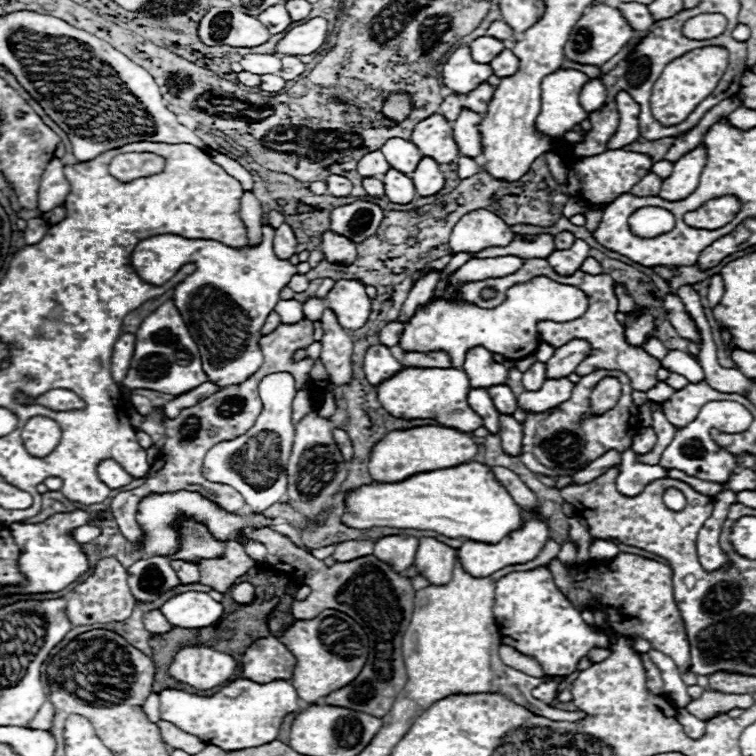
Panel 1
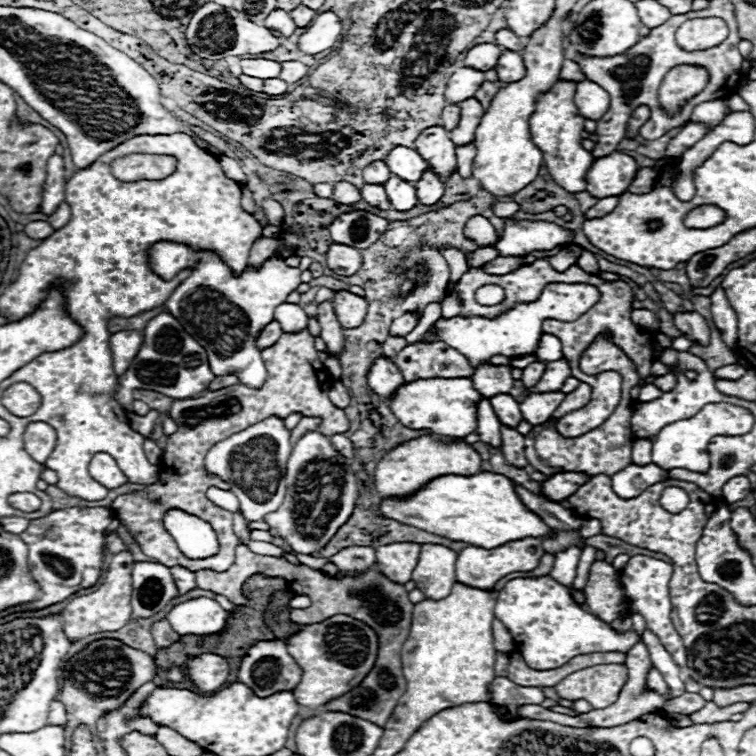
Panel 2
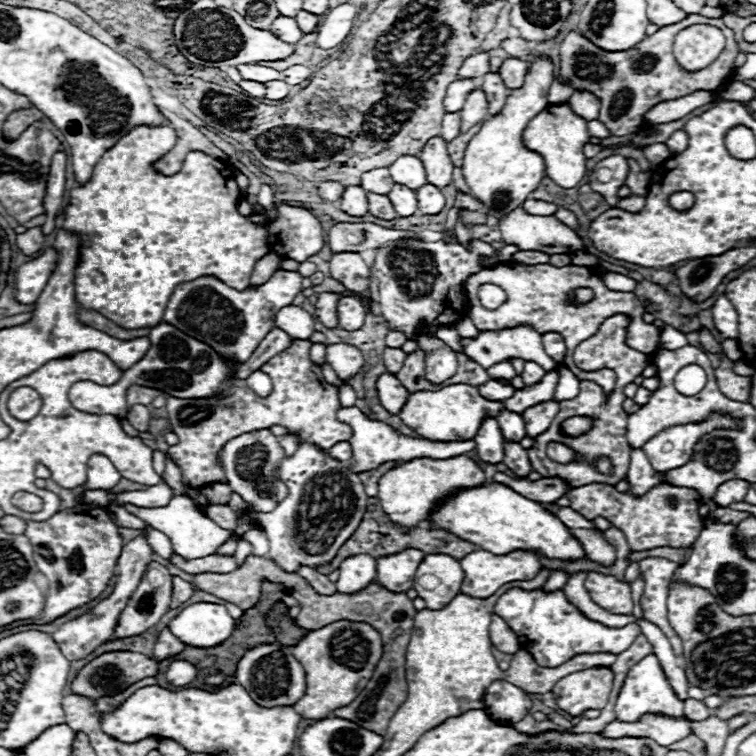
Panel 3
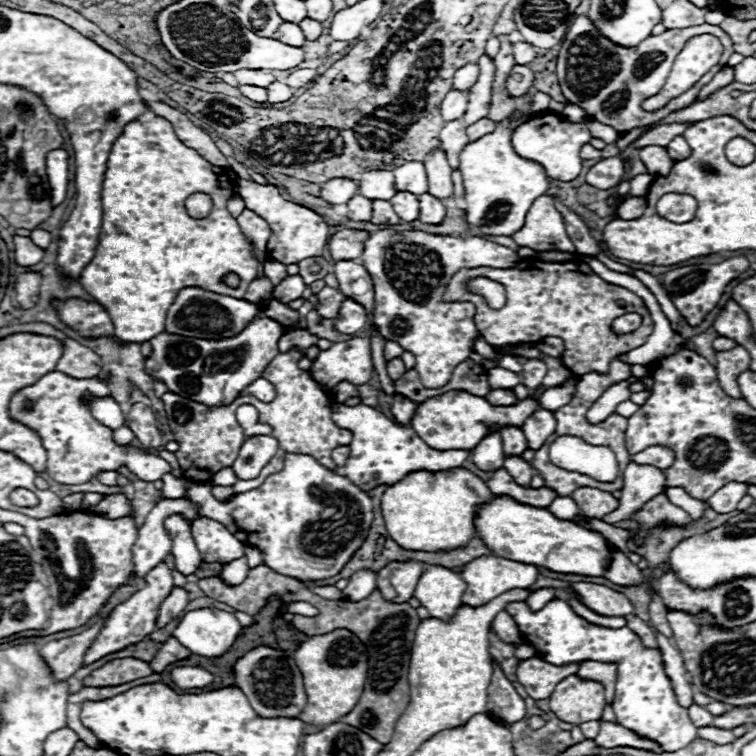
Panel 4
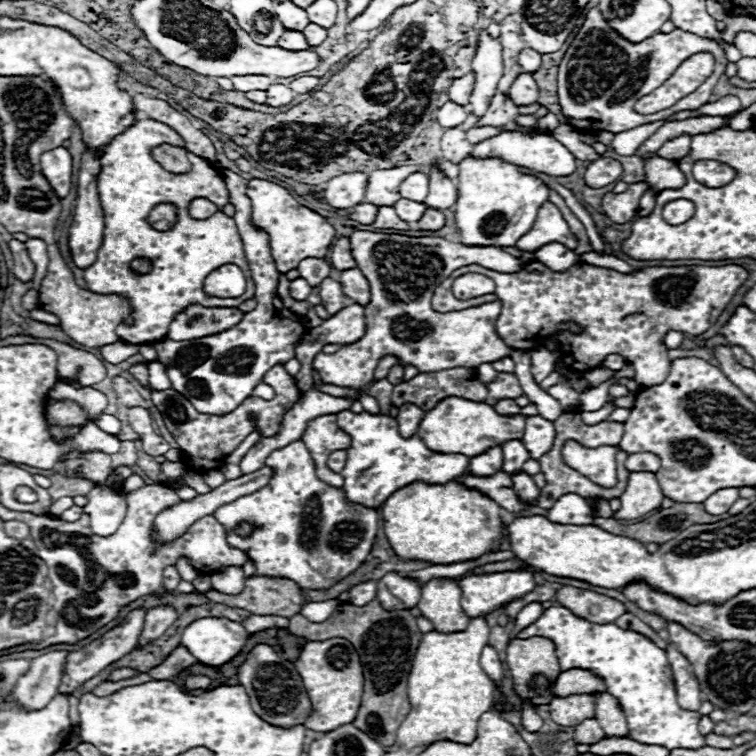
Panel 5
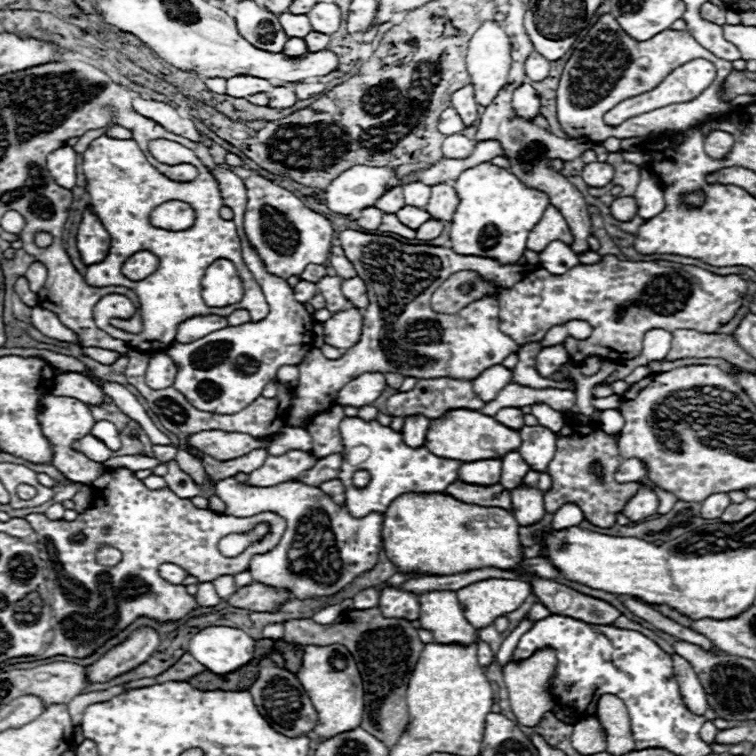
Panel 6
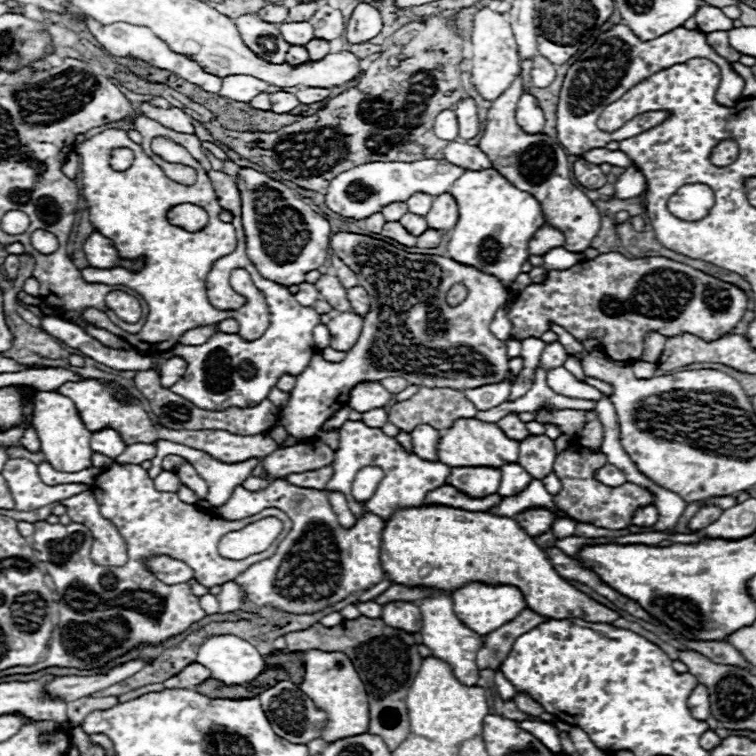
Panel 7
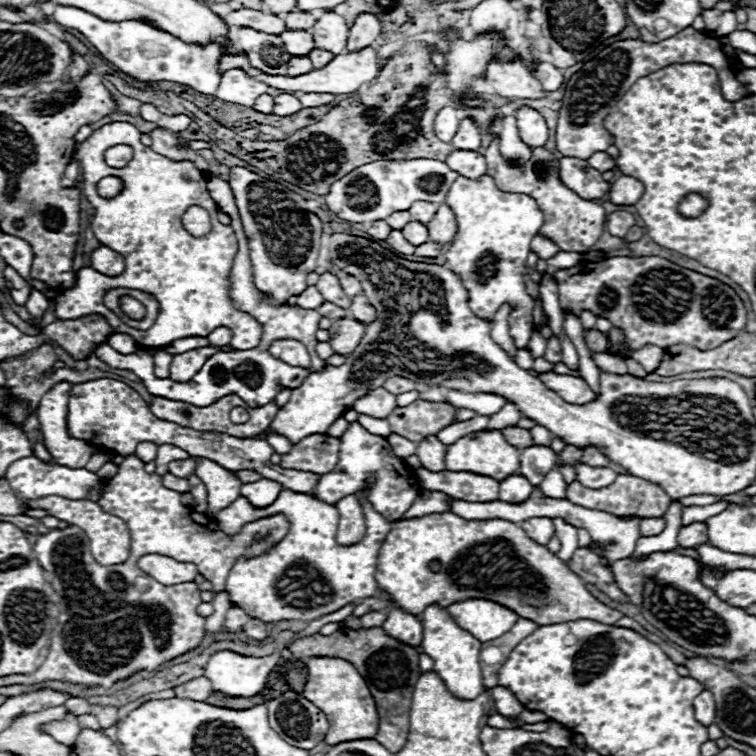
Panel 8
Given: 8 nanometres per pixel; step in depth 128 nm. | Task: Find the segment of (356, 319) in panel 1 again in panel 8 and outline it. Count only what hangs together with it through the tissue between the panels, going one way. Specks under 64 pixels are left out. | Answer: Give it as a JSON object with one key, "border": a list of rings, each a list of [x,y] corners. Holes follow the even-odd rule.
{"border":[[[342,318],[342,320],[332,322],[328,332],[330,332],[330,340],[328,342],[334,348],[334,352],[348,356],[360,344],[366,328],[354,318]]]}

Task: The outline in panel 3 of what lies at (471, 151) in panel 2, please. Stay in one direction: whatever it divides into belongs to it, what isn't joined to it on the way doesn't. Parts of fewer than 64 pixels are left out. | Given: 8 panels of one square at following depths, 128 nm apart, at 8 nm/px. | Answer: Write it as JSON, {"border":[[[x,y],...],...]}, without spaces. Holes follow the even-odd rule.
{"border":[[[478,124],[478,126],[474,126],[474,128],[470,128],[470,132],[460,134],[456,140],[452,140],[452,142],[448,144],[448,152],[450,152],[450,158],[452,158],[452,164],[454,164],[454,166],[462,166],[462,158],[464,158],[466,144],[470,142],[470,138],[472,138],[474,134],[478,134],[478,130],[480,130],[480,128],[482,128],[482,124]]]}

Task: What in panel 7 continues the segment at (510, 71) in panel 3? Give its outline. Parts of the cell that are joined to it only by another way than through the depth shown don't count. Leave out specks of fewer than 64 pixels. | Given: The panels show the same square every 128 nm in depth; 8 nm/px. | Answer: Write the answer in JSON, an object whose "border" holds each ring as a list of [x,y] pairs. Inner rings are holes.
{"border":[[[522,94],[516,104],[516,120],[524,132],[542,132],[544,114],[538,100],[530,94]]]}

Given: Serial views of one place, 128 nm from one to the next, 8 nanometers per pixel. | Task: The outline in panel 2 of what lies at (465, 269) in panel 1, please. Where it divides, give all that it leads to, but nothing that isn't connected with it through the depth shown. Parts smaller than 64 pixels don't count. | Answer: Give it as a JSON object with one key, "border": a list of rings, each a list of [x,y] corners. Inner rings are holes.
{"border":[[[498,256],[492,262],[488,262],[484,266],[484,270],[490,274],[506,274],[514,268],[520,268],[522,264],[524,264],[524,260],[520,256]]]}

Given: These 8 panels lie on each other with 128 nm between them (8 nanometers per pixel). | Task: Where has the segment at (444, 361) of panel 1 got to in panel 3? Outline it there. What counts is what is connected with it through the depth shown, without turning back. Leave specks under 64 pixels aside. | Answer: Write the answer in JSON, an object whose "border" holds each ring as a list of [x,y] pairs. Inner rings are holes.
{"border":[[[416,350],[412,354],[406,356],[402,372],[398,372],[398,380],[400,384],[408,390],[408,392],[420,392],[420,390],[438,390],[436,384],[430,384],[424,378],[424,352]],[[460,354],[458,356],[458,370],[448,380],[448,384],[474,384],[478,388],[486,380],[488,380],[488,372],[480,364],[476,364],[474,360],[470,360],[466,354]]]}

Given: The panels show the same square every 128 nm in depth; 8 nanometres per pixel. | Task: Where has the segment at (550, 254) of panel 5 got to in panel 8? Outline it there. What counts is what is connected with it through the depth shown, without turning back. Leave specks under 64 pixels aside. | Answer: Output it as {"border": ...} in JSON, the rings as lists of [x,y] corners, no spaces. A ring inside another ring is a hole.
{"border":[[[558,252],[558,256],[548,260],[548,270],[546,272],[554,274],[554,272],[558,272],[562,268],[576,266],[580,260],[582,260],[582,254],[578,254],[578,252]]]}

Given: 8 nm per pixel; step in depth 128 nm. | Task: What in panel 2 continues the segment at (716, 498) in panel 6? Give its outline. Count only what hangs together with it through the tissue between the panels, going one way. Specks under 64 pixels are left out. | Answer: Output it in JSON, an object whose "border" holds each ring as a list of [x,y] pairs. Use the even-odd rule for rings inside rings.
{"border":[[[736,476],[732,480],[728,480],[726,486],[722,486],[722,498],[732,504],[738,502],[742,498],[746,498],[750,494],[750,480],[746,476]]]}

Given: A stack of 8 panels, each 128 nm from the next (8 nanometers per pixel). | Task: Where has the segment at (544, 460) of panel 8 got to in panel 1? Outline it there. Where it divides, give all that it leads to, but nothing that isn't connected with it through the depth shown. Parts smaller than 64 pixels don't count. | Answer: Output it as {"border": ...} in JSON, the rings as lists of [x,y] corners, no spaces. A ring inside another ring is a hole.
{"border":[[[568,378],[560,380],[544,380],[542,388],[538,392],[522,392],[518,396],[518,406],[528,412],[548,412],[550,408],[556,408],[558,404],[566,402],[572,394],[574,384]]]}

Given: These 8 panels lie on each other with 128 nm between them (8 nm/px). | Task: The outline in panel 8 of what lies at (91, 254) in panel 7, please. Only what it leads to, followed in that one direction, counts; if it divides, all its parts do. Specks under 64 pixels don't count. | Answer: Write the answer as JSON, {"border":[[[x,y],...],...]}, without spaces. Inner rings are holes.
{"border":[[[100,246],[92,252],[92,268],[106,276],[120,276],[124,272],[124,258],[118,252]]]}

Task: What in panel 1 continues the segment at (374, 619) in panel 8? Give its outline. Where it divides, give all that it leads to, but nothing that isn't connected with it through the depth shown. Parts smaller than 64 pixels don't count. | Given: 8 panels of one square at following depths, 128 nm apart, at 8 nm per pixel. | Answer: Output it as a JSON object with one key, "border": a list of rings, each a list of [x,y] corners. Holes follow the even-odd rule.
{"border":[[[348,540],[336,546],[332,558],[336,562],[346,562],[346,560],[356,560],[362,556],[370,556],[374,552],[374,542],[372,540]]]}

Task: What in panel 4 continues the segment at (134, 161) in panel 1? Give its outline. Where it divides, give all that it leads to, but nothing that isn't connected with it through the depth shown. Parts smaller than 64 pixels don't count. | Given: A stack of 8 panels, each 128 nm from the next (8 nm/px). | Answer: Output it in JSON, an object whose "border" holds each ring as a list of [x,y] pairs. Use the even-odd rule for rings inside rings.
{"border":[[[146,102],[146,106],[156,114],[162,116],[166,120],[170,120],[170,124],[174,126],[176,136],[188,146],[194,148],[202,158],[210,160],[210,164],[214,166],[222,166],[228,168],[228,162],[224,158],[224,154],[216,148],[216,144],[212,142],[212,138],[198,126],[194,126],[182,112],[178,112],[176,108],[164,104],[164,102]]]}

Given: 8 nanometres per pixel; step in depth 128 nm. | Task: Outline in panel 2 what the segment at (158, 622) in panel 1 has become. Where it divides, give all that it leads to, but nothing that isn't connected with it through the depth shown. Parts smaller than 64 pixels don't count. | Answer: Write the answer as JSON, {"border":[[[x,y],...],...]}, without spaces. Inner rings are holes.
{"border":[[[158,620],[156,624],[152,624],[150,632],[152,632],[158,648],[168,648],[170,644],[174,644],[174,640],[178,640],[178,634],[172,630],[168,620]]]}

